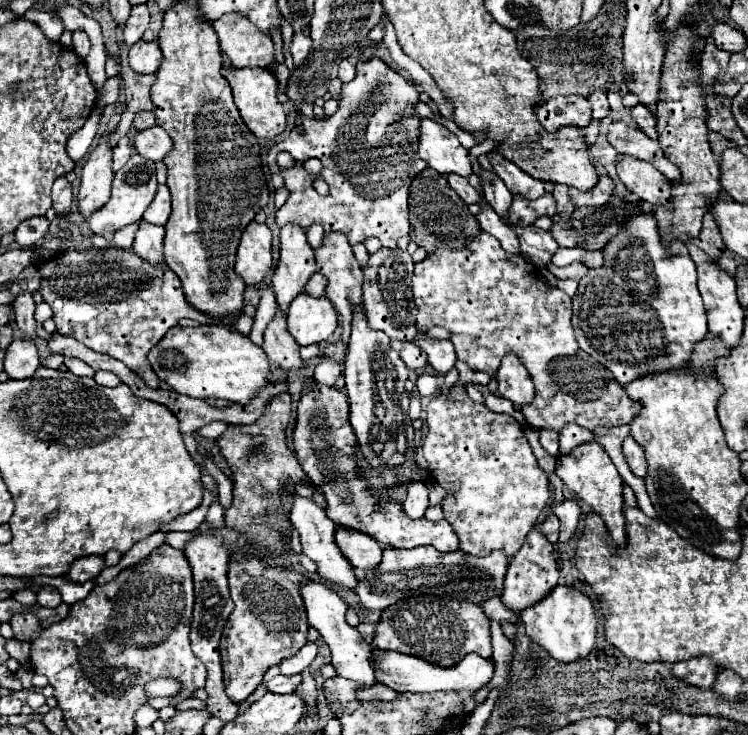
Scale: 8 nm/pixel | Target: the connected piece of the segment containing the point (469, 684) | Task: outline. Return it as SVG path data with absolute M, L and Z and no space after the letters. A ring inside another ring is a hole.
M374 650L374 672L378 676L376 682L380 682L380 684L384 684L396 692L424 694L424 692L438 692L438 690L476 690L476 688L482 688L492 680L494 664L492 664L492 660L486 660L478 654L468 654L454 668L438 668L434 664L428 664L422 658L416 658L416 656L398 654L392 650L378 654Z

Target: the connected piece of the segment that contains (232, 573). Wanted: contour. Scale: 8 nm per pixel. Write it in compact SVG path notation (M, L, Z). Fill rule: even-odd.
M234 552L228 564L228 582L230 592L234 592L232 600L236 608L224 626L224 634L220 640L220 656L226 694L240 704L258 688L258 682L262 682L264 672L270 666L280 664L282 658L294 656L306 644L308 622L298 586L302 582L286 580L286 570L282 566L266 564L254 554ZM270 604L272 620L268 620Z

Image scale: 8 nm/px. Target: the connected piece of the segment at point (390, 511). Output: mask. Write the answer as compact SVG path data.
M308 382L300 394L298 418L294 428L294 450L296 458L306 472L306 476L322 490L326 496L326 514L338 526L364 532L376 538L380 544L392 548L414 548L414 546L434 546L440 552L458 550L458 538L446 520L430 522L426 518L412 520L402 512L402 504L386 502L378 498L378 490L368 484L358 466L356 436L348 420L348 398L338 392L338 388L328 384Z

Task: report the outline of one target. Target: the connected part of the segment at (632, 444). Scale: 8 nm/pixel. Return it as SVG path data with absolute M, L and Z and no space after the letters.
M628 436L624 440L624 456L626 456L626 462L628 462L632 474L638 478L644 478L648 472L648 462L644 456L644 448L638 446L638 442L632 436Z

